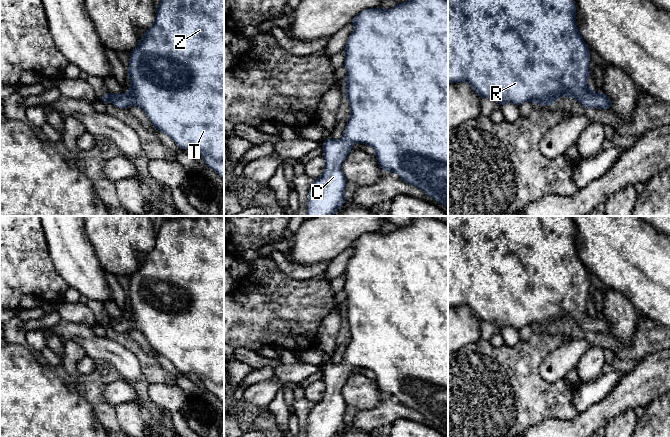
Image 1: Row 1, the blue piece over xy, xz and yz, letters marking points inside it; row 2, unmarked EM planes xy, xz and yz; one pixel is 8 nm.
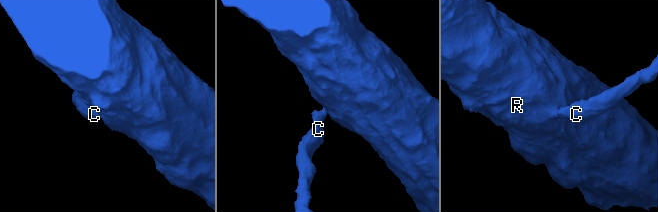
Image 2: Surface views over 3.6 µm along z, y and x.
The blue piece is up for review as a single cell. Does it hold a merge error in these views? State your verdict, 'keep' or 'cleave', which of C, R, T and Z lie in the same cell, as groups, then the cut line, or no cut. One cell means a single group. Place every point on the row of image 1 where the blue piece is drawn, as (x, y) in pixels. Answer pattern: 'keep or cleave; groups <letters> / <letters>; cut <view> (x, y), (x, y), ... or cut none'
keep; groups C R T Z; cut none

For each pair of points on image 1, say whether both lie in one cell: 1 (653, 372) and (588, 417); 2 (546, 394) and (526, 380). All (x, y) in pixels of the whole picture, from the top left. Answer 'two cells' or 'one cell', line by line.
1: one cell
2: one cell

